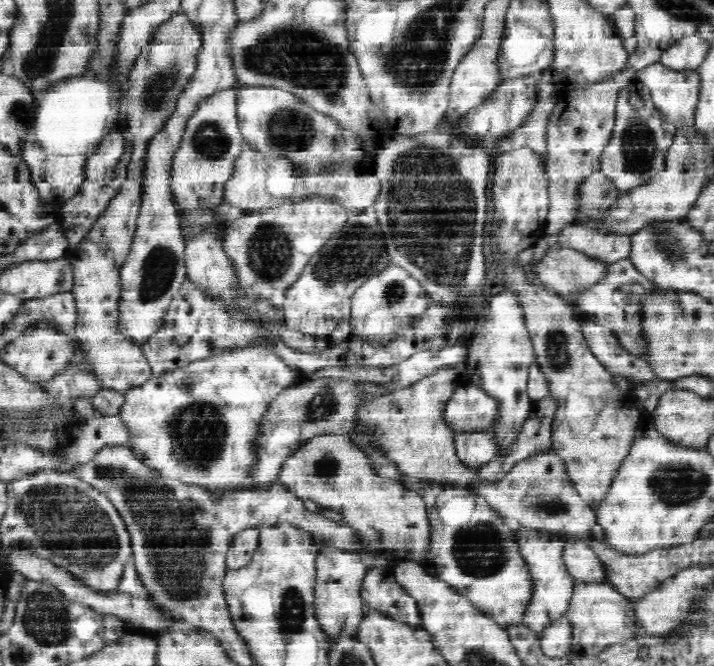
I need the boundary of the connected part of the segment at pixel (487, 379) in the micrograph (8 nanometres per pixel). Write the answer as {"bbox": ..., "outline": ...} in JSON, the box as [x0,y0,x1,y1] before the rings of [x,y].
{"bbox":[465,291,537,450],"outline":[[[502,291],[492,295],[486,303],[485,314],[480,330],[474,330],[470,350],[465,365],[468,381],[484,388],[486,392],[501,397],[504,401],[504,411],[493,424],[499,439],[503,442],[503,450],[510,446],[516,432],[522,426],[522,420],[528,416],[533,401],[527,392],[529,370],[537,362],[537,352],[533,347],[529,329],[526,326],[524,312],[516,295],[510,291]]]}

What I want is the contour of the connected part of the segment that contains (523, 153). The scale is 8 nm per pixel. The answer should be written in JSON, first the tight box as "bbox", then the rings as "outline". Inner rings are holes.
{"bbox":[492,145,550,258],"outline":[[[523,145],[510,152],[497,153],[494,158],[495,172],[492,192],[494,211],[502,217],[502,245],[510,258],[525,249],[534,248],[539,241],[547,239],[546,223],[550,212],[549,175],[546,152]]]}

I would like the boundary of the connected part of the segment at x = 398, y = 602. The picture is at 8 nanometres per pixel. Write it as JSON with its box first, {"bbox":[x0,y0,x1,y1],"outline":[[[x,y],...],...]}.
{"bbox":[361,567,423,626],"outline":[[[393,567],[368,569],[361,593],[367,610],[398,616],[398,620],[416,626],[420,626],[420,622],[423,621],[418,602],[398,584]]]}

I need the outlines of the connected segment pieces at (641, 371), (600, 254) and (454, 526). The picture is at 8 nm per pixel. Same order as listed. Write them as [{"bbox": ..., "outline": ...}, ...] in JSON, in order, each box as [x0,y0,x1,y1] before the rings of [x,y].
[{"bbox":[582,320,654,382],"outline":[[[594,320],[582,324],[585,339],[593,353],[606,365],[611,374],[625,374],[634,378],[634,382],[642,382],[652,378],[654,372],[642,360],[642,356],[634,356],[624,350],[612,330],[604,330],[604,326]]]},{"bbox":[553,224,632,265],"outline":[[[572,224],[559,233],[553,239],[554,242],[580,250],[588,257],[607,265],[629,258],[632,252],[632,234],[590,230],[578,224]]]},{"bbox":[400,475,537,628],"outline":[[[404,475],[400,481],[406,488],[417,492],[424,497],[429,509],[433,532],[430,552],[421,562],[428,573],[446,580],[448,584],[457,589],[462,596],[470,598],[482,612],[504,628],[512,622],[521,620],[533,602],[536,595],[537,579],[533,576],[533,569],[529,567],[528,560],[521,553],[521,543],[517,539],[517,530],[512,530],[504,518],[492,510],[492,507],[478,493],[470,492],[468,488],[452,483],[436,480],[426,480],[425,477]]]}]

